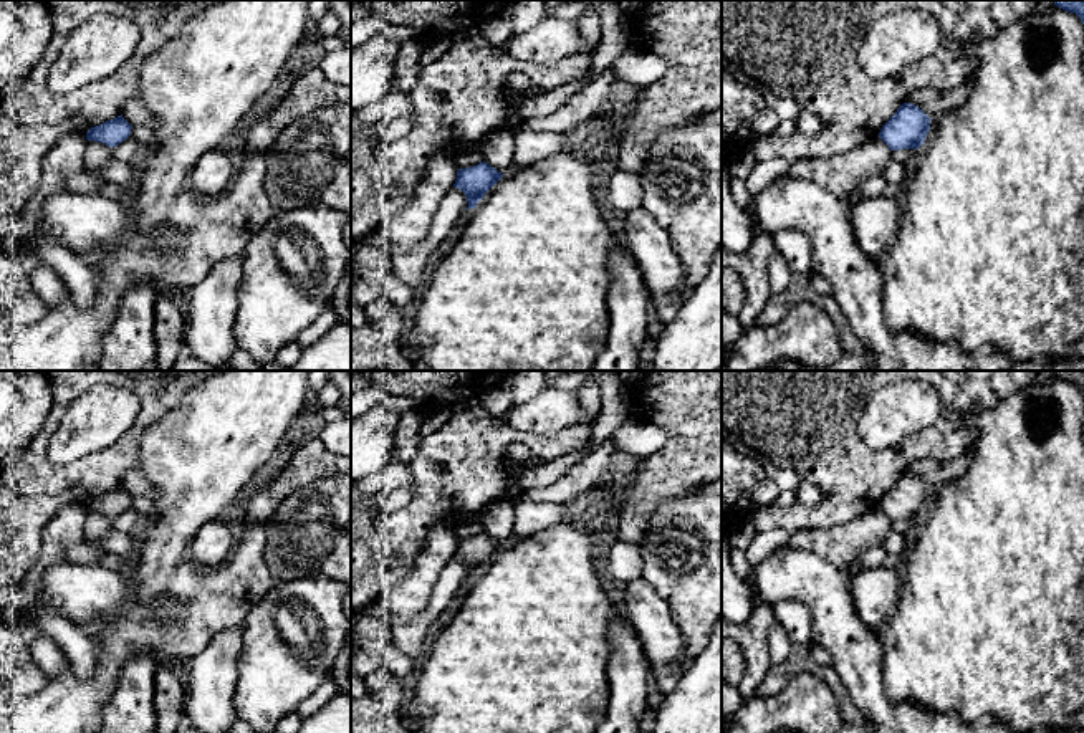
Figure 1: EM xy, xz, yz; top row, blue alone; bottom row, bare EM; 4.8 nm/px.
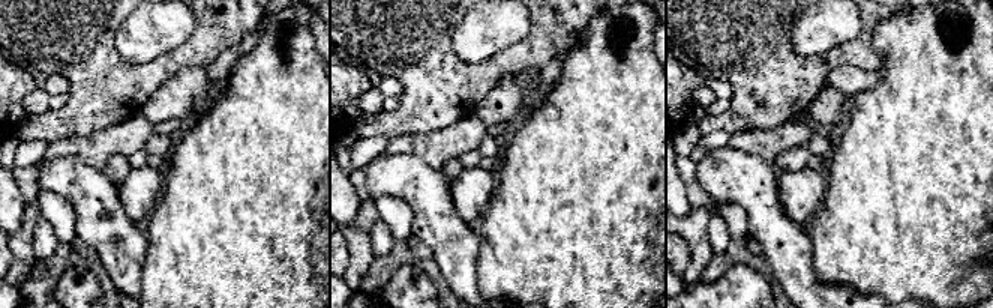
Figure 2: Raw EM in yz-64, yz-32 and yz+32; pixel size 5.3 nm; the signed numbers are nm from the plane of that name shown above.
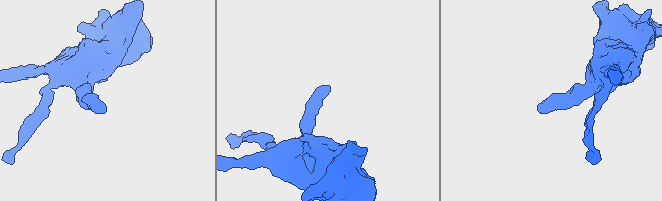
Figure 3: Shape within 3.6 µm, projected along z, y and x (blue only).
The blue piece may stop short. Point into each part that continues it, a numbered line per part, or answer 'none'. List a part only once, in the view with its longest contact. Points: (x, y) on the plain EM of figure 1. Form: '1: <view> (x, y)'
none

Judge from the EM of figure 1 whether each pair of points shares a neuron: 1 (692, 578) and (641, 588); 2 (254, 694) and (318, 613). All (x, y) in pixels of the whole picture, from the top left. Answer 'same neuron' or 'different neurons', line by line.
1: different neurons
2: same neuron

